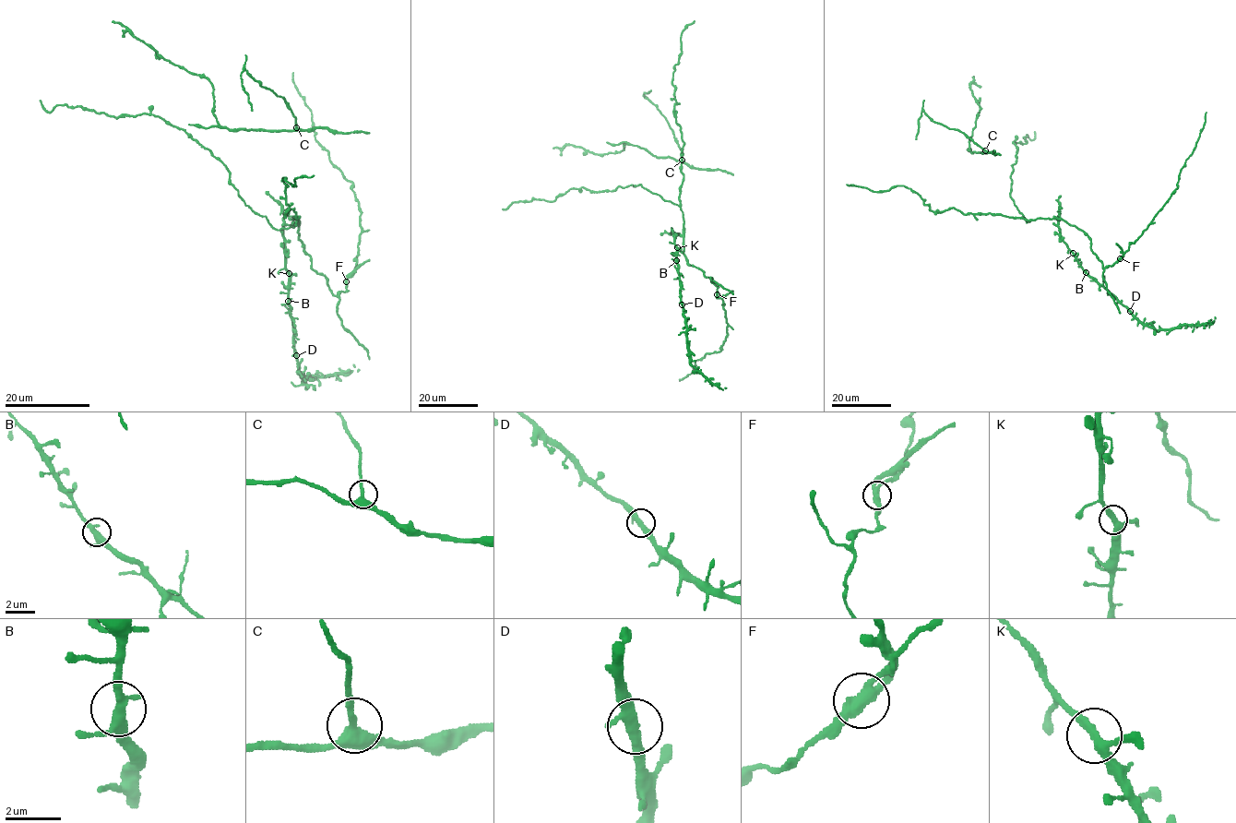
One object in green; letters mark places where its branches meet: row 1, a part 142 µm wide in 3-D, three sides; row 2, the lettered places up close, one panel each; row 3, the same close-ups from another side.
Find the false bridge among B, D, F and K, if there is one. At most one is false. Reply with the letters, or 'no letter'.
F

